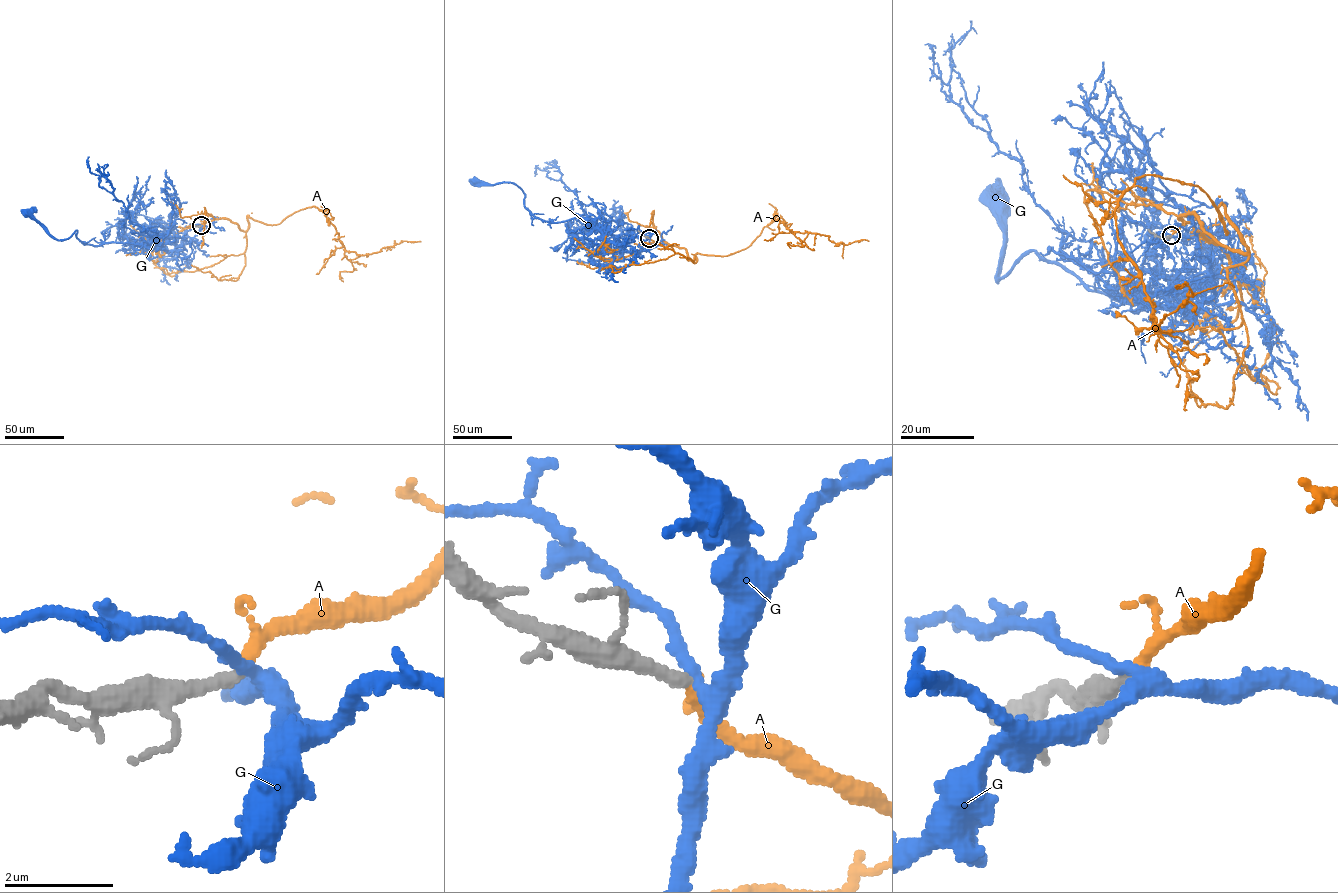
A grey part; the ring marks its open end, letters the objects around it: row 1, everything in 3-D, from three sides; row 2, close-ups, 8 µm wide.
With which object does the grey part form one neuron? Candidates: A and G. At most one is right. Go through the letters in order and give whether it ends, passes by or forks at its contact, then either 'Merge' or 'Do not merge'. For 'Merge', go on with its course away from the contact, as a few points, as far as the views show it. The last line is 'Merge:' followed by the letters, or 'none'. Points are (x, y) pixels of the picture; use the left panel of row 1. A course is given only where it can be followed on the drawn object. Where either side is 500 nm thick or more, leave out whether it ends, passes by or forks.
A: It passes by. Merge. Its course: (201, 225), (228, 219), (246, 230), (247, 215), (275, 224), (313, 206), (348, 251), (371, 254), (421, 241)
G: It forks there. Do not merge
Merge: A

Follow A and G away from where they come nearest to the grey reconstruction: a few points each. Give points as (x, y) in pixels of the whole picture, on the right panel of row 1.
A: (1171, 235), (1191, 213), (1247, 246), (1199, 187), (1138, 176), (1117, 238), (1155, 329), (1188, 301), (1179, 284)
G: (1170, 235), (1210, 263), (1190, 314), (1092, 292), (1033, 250), (996, 280), (993, 196)

